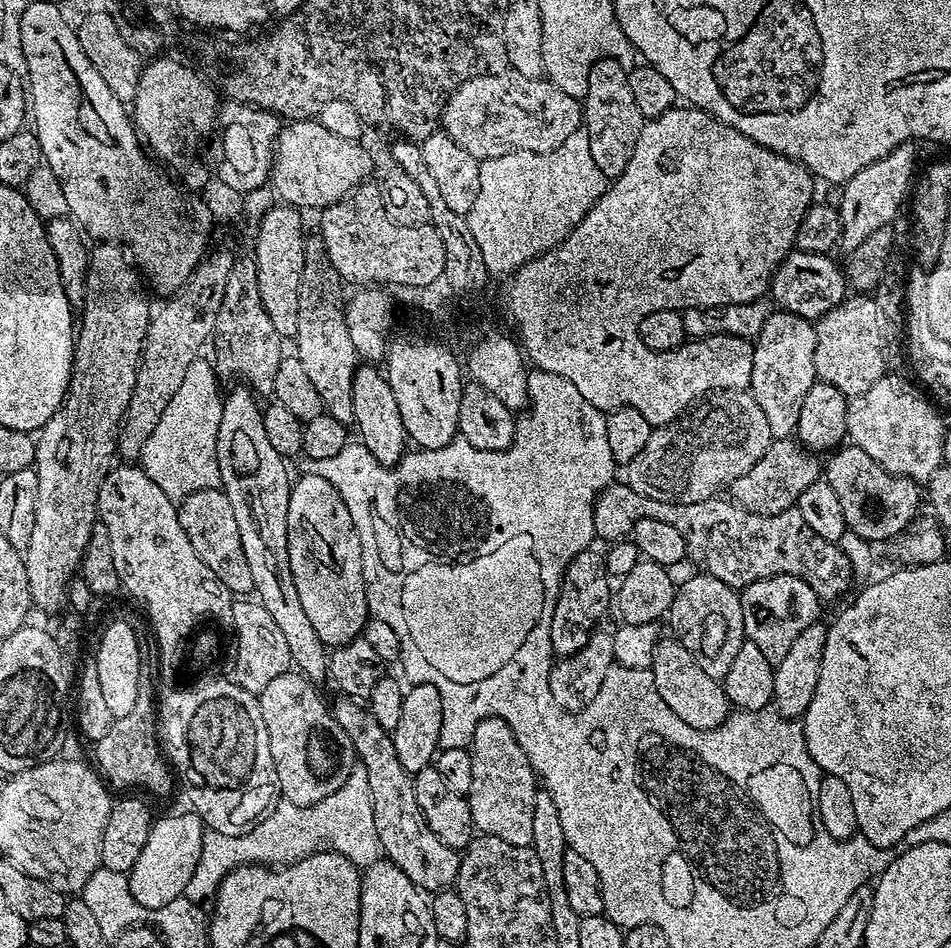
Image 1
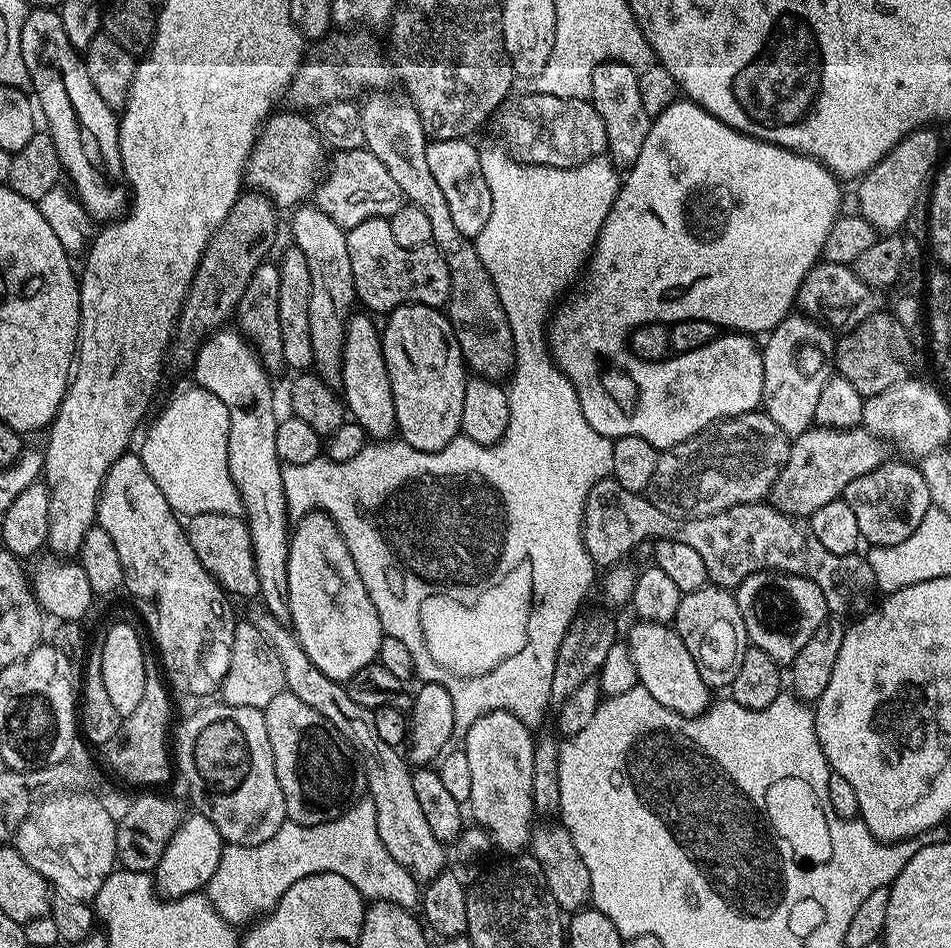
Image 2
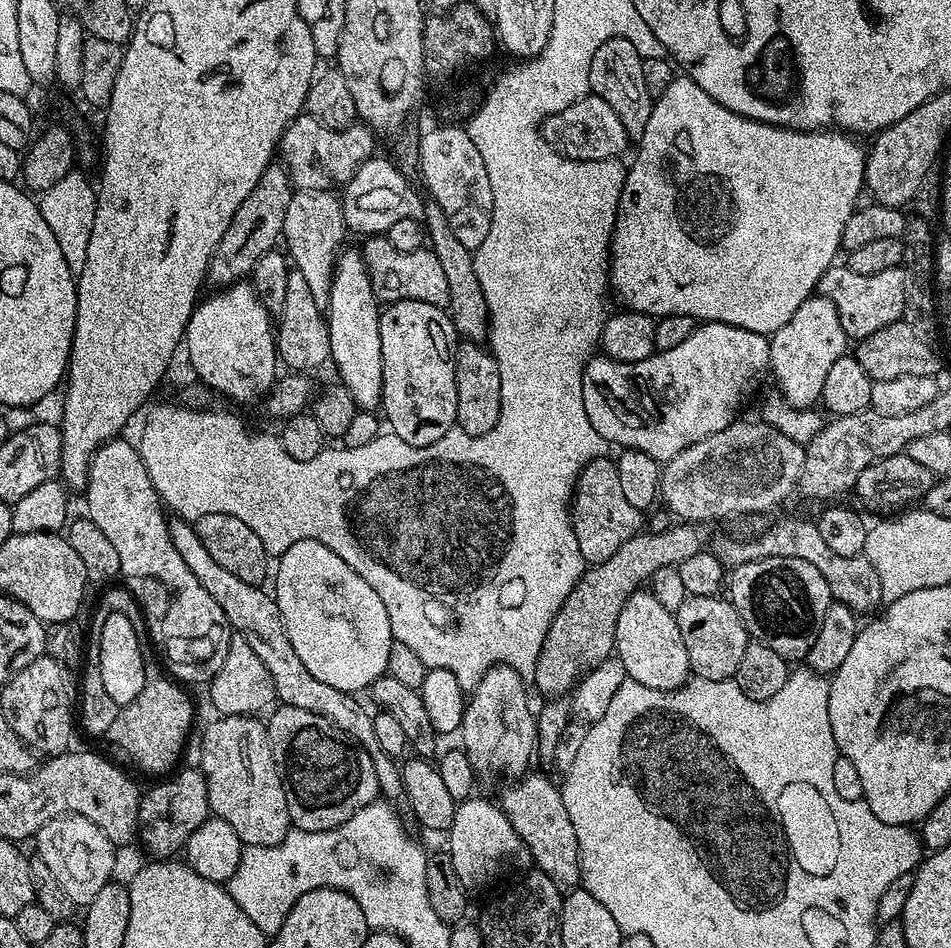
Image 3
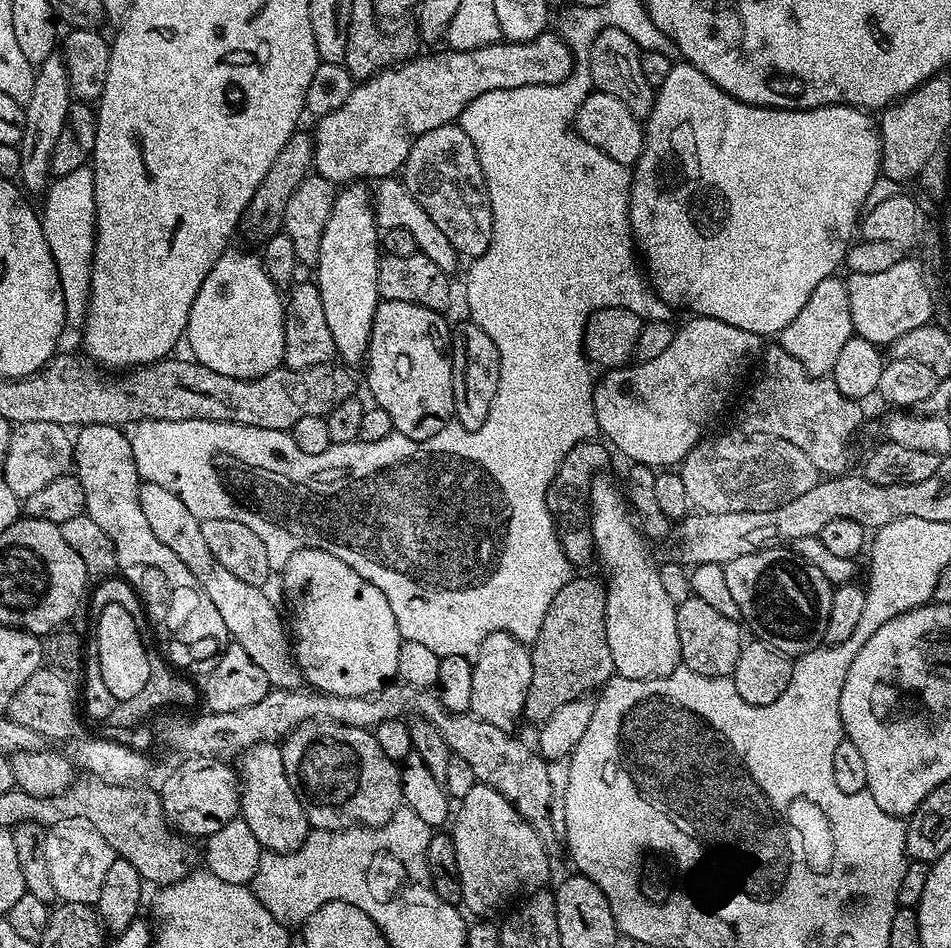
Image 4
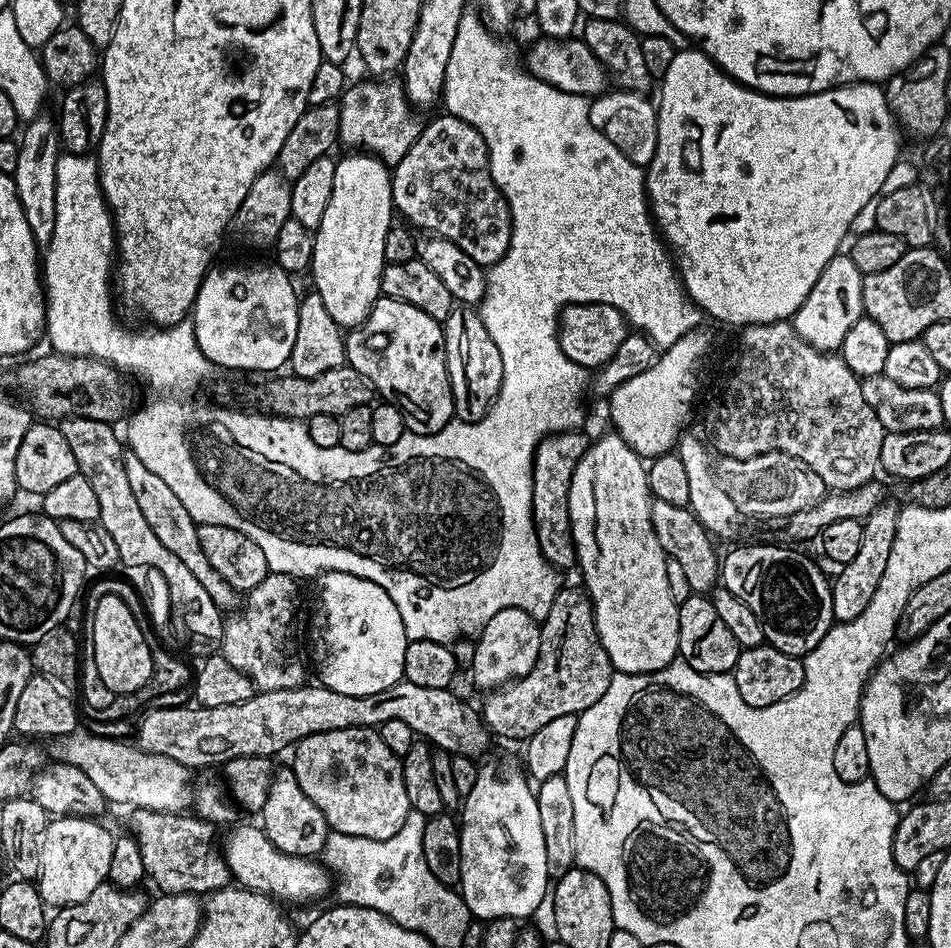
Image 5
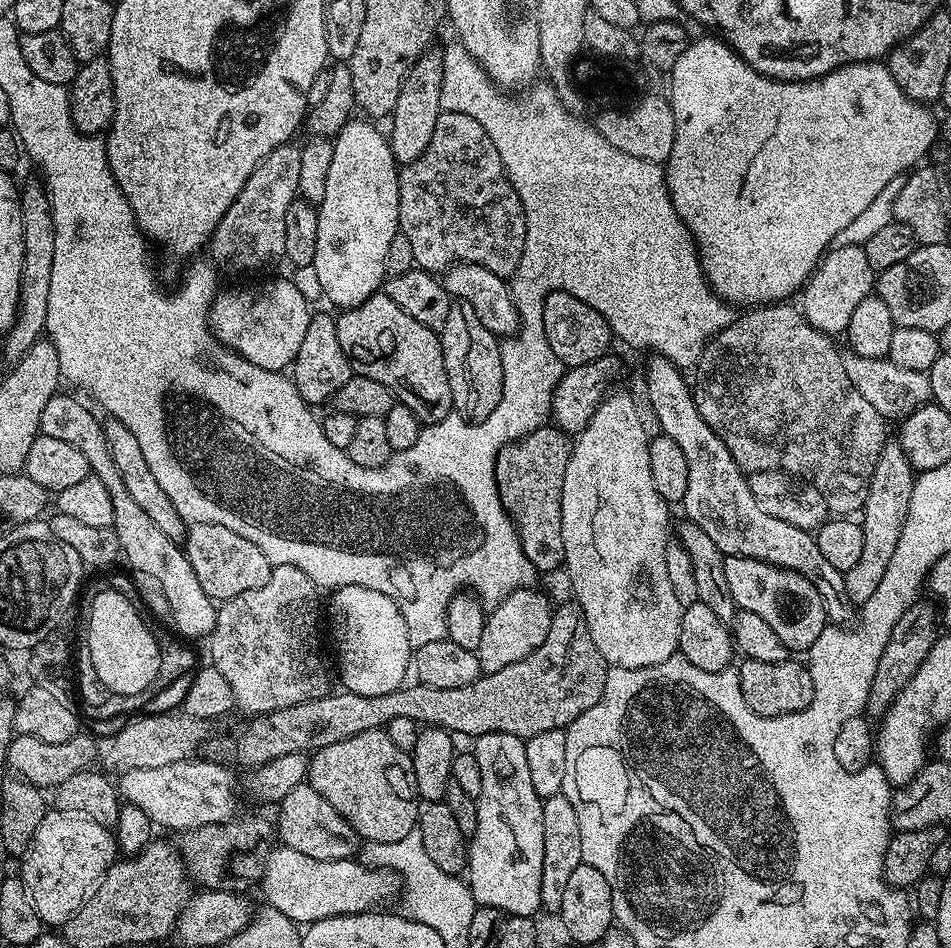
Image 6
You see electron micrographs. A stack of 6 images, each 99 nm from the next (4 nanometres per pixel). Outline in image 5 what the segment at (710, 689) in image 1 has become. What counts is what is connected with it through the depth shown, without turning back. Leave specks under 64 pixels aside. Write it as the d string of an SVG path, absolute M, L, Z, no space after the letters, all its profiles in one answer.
M609 434L589 443L586 454L578 462L570 480L568 517L572 541L576 547L576 564L584 575L583 591L587 592L594 610L598 638L610 658L613 669L626 674L650 674L662 670L677 659L678 614L680 605L670 594L670 581L666 579L668 556L654 534L650 522L653 495L648 488L648 469L645 461L621 436Z

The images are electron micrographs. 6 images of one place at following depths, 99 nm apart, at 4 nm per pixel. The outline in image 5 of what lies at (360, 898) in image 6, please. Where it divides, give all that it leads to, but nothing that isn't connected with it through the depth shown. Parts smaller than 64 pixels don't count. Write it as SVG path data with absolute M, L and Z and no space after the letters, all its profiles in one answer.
M240 822L231 829L228 841L223 841L224 857L228 863L229 870L232 871L232 880L241 888L248 888L251 892L262 892L265 896L272 897L277 902L289 900L292 904L304 904L307 900L316 900L319 896L329 895L333 887L334 880L327 868L319 859L306 856L291 856L285 852L279 852L270 842L270 838L264 833L263 827L256 828L252 822Z

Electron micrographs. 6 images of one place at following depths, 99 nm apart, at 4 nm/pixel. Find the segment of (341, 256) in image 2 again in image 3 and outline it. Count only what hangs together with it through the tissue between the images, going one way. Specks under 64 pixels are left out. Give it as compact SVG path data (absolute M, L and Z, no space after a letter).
M305 188L293 191L290 206L286 206L282 244L295 271L306 277L306 283L314 294L314 302L318 302L322 310L327 309L336 259L345 247L344 232L344 209L341 197L335 191Z

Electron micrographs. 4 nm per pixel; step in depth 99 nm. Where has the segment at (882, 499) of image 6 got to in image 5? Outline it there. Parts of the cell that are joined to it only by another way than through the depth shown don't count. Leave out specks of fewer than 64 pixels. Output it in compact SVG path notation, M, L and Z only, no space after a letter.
M885 502L875 508L862 523L862 547L857 556L850 562L846 562L839 569L840 572L831 581L832 585L832 619L835 623L850 622L866 610L870 598L874 598L874 590L878 590L878 581L886 570L886 562L890 559L890 550L894 547L894 530L898 530L898 518L900 517L897 505Z

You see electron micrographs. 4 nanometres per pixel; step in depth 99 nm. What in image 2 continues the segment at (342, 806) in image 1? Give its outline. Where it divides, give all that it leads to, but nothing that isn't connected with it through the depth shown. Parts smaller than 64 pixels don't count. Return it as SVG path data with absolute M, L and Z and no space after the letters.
M357 799L339 816L323 824L285 822L272 840L258 846L228 844L206 889L209 902L229 924L247 925L253 918L271 912L294 882L314 874L334 872L342 874L369 901L415 909L415 904L417 907L422 900L421 885L406 866L392 857L378 834L374 802L363 799Z

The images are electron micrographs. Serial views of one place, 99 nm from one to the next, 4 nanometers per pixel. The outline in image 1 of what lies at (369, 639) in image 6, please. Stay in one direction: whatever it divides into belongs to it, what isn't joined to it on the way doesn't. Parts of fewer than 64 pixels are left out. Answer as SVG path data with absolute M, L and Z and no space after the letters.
M323 475L304 476L292 484L288 507L288 549L290 570L294 574L294 586L298 586L298 599L306 609L306 615L318 630L318 638L326 646L351 644L363 633L370 619L364 599L364 571L362 570L362 542L357 540L358 530L354 518L348 516L348 507L340 497L340 491Z

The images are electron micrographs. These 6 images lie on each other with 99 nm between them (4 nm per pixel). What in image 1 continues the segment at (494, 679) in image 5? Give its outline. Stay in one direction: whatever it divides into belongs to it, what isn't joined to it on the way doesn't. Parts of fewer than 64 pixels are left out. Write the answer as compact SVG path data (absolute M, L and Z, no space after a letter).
M481 720L472 735L470 751L474 762L474 779L466 799L473 829L486 836L502 838L502 842L510 842L514 846L529 847L534 834L538 777L532 771L526 754L522 754L516 735L504 720Z

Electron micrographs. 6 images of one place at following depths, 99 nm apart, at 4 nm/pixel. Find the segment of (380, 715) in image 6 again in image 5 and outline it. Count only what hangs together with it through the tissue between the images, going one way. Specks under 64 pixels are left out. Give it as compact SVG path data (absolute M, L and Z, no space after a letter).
M561 587L554 598L554 606L550 606L550 614L540 624L540 649L538 662L534 662L534 670L520 680L513 680L510 684L487 693L482 707L484 724L488 727L493 737L509 736L512 740L527 742L546 722L553 718L566 718L567 716L579 717L580 713L594 706L606 694L612 685L613 667L602 642L598 638L598 630L594 622L594 610L587 592L579 587Z

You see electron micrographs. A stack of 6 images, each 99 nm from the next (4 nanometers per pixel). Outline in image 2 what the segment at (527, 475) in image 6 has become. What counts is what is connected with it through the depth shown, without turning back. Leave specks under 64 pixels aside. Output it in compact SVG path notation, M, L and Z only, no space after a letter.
M615 478L599 480L588 491L584 507L584 545L597 566L611 566L623 561L627 552L635 553L638 545L649 539L647 536L664 538L666 533L672 532L673 513L663 507L655 508L644 498L623 488Z

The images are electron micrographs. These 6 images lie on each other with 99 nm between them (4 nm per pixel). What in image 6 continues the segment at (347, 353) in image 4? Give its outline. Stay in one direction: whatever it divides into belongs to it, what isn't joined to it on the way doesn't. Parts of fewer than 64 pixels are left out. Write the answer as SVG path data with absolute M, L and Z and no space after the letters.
M364 118L348 121L332 140L333 157L330 158L330 172L326 179L326 194L318 205L318 250L314 250L311 264L318 270L318 283L324 291L323 299L337 304L337 309L357 308L366 298L377 295L386 279L386 249L398 234L400 215L398 214L398 194L400 193L400 173L388 136L375 128L375 123Z

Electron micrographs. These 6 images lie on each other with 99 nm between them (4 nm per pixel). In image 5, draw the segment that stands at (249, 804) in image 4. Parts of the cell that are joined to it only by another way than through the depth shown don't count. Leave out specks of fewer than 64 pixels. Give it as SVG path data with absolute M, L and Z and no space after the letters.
M291 767L275 769L272 785L266 794L262 819L264 833L279 852L309 858L319 857L323 853L330 831L328 823L318 806L314 806L314 802L310 802L310 798L302 794L302 786L298 786L298 778Z

